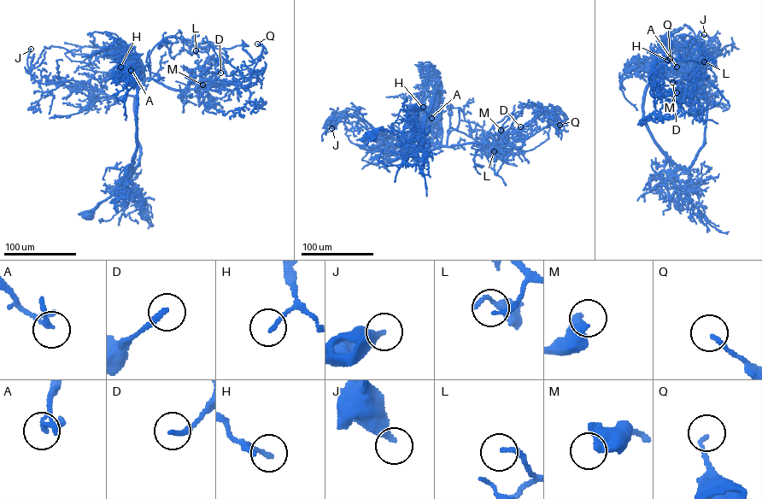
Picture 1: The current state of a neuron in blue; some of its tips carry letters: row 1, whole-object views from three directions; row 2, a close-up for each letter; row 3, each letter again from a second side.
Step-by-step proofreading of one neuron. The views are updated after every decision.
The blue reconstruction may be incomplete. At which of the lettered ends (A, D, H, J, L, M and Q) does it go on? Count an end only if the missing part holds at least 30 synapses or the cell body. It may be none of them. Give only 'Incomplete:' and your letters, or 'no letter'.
Incomplete: no letter

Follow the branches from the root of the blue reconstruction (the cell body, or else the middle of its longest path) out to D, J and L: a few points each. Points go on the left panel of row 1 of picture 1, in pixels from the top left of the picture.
D: (88, 216), (124, 185), (138, 162), (139, 86), (154, 79), (193, 90), (202, 73), (220, 73)
J: (88, 216), (124, 185), (138, 162), (134, 97), (109, 96), (73, 79), (38, 82), (27, 64), (31, 49)
L: (88, 216), (124, 185), (138, 162), (135, 98), (150, 76), (151, 50), (175, 36), (196, 50)

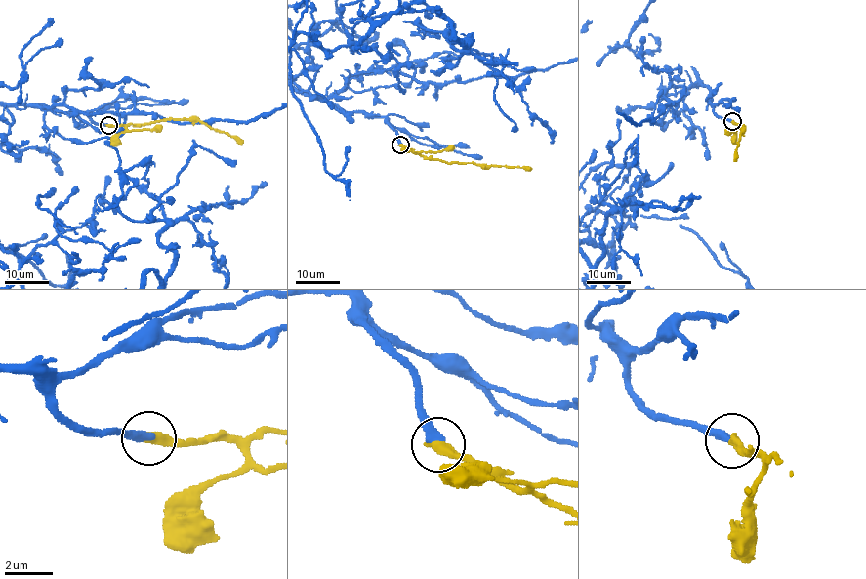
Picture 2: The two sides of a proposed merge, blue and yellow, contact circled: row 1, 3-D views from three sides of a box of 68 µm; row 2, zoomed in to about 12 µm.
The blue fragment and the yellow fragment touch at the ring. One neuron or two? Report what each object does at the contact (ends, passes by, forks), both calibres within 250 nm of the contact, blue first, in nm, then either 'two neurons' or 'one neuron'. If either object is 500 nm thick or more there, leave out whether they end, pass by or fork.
blue ends; yellow ends; calibres 400 and 440 nm; one neuron

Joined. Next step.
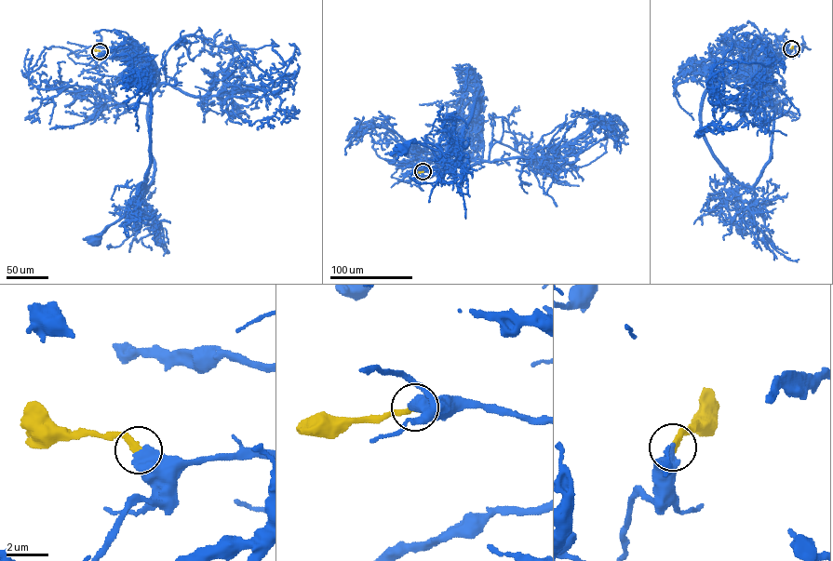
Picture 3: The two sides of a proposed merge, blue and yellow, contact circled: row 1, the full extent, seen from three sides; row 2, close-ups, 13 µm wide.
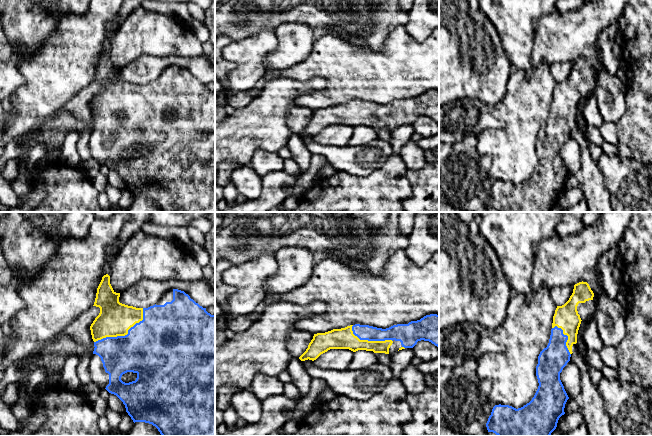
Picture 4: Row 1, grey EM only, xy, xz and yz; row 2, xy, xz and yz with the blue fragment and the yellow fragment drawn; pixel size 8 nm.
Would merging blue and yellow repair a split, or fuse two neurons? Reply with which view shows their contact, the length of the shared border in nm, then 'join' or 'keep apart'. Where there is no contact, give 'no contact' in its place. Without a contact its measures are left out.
xy | 480 nm | join

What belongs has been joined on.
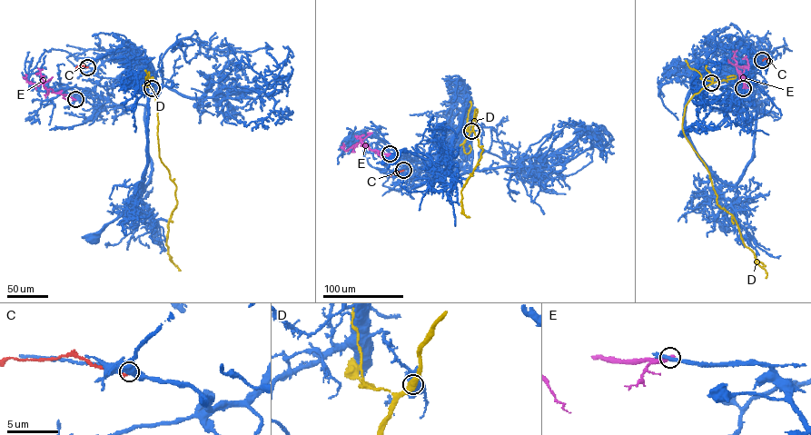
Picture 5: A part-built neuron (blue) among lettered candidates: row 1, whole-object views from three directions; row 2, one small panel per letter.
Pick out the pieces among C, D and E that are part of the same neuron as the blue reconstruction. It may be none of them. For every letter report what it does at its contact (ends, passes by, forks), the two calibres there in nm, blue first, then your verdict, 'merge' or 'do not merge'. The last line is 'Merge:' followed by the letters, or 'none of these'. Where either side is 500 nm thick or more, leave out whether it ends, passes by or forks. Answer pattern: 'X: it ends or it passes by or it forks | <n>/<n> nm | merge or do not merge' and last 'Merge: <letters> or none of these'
C: it ends | 400/240 nm | do not merge
D: 650/480 nm | do not merge
E: it ends | 300/380 nm | do not merge
Merge: none of these

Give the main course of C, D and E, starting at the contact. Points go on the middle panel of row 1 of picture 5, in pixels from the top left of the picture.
C: (403, 170), (390, 176)
D: (471, 131), (477, 109), (472, 125), (478, 145), (483, 150), (461, 192), (463, 213), (469, 217)
E: (390, 153), (369, 149), (361, 140), (345, 151), (343, 147)

